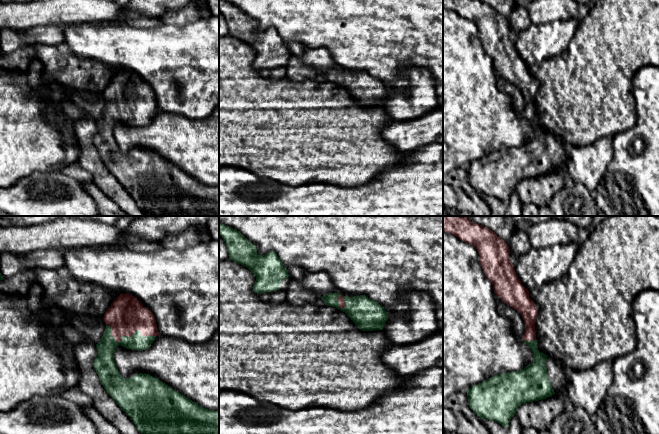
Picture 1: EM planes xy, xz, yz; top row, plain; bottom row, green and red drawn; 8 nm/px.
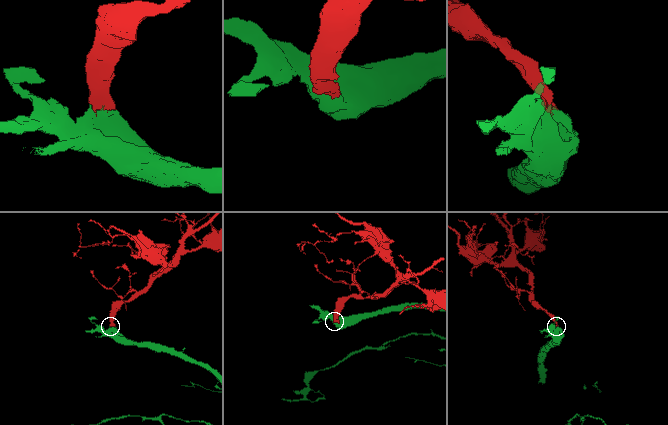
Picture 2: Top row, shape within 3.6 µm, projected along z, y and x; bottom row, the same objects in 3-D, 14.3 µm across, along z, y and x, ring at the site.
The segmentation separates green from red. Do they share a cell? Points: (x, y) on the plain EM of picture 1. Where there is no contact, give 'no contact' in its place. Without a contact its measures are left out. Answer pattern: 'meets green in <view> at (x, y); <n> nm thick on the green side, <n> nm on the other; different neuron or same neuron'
meets green in xy at (127, 112); 150 nm thick on the green side, 300 nm on the other; same neuron

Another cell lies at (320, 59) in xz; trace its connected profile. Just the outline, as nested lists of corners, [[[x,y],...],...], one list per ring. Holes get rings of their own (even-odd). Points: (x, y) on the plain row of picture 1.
[[[291,42],[288,45],[288,50],[318,73],[329,69],[338,69],[332,55],[326,48],[310,49],[300,43]]]

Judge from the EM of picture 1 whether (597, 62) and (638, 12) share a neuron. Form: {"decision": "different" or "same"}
{"decision": "same"}

